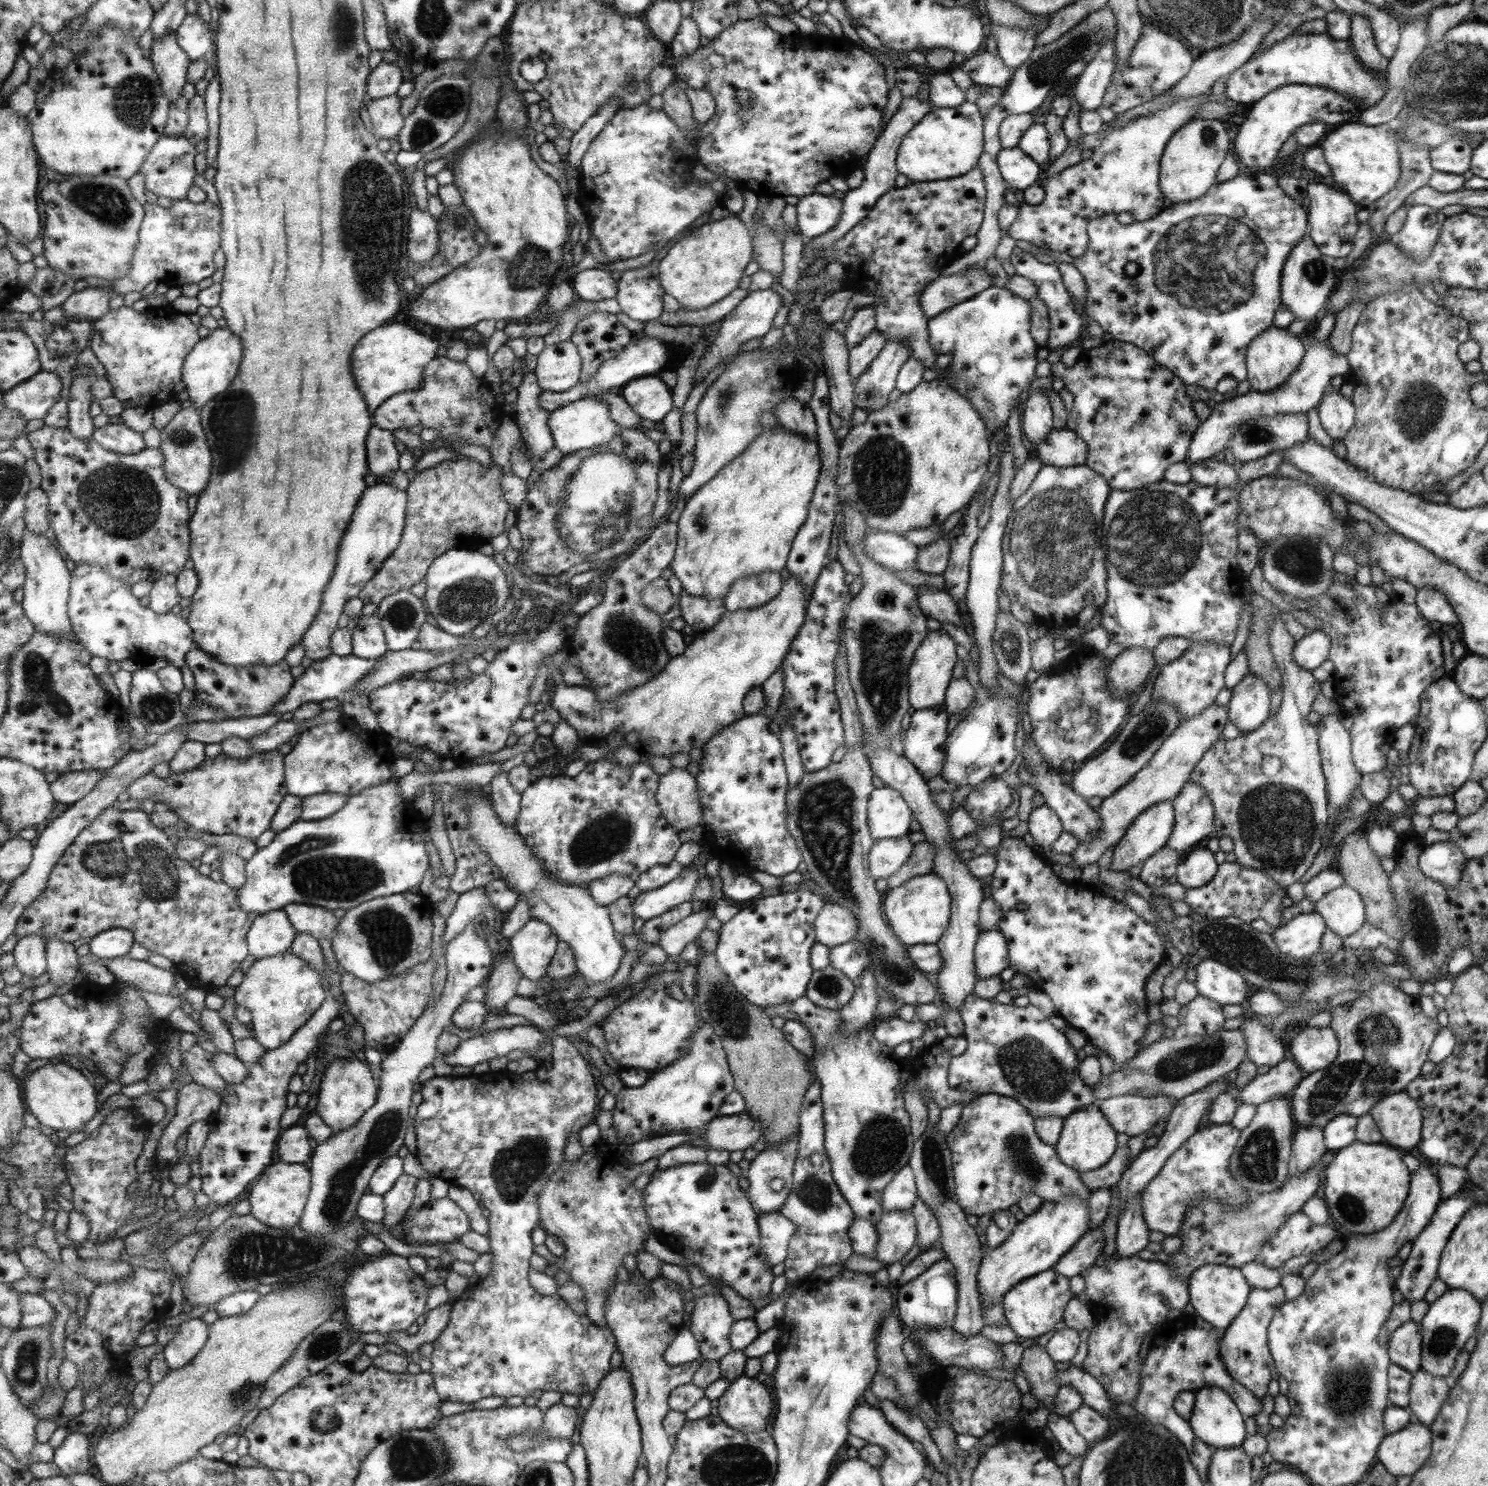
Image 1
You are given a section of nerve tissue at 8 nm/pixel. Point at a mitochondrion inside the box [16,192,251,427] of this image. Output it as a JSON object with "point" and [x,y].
{"point":[59,348]}

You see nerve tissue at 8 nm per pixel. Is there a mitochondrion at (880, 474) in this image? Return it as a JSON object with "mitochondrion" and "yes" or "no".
{"mitochondrion":"yes"}

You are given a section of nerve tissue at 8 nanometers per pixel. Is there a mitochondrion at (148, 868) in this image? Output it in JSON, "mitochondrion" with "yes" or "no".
{"mitochondrion":"yes"}

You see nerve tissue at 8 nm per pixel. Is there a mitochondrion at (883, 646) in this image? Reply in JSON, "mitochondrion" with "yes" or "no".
{"mitochondrion":"yes"}

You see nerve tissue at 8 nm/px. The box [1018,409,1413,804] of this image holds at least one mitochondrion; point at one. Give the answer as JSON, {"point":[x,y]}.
{"point":[1154,539]}

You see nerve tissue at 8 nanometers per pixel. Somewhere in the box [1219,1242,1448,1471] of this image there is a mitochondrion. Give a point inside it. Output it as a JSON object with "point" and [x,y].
{"point":[1350,1393]}

